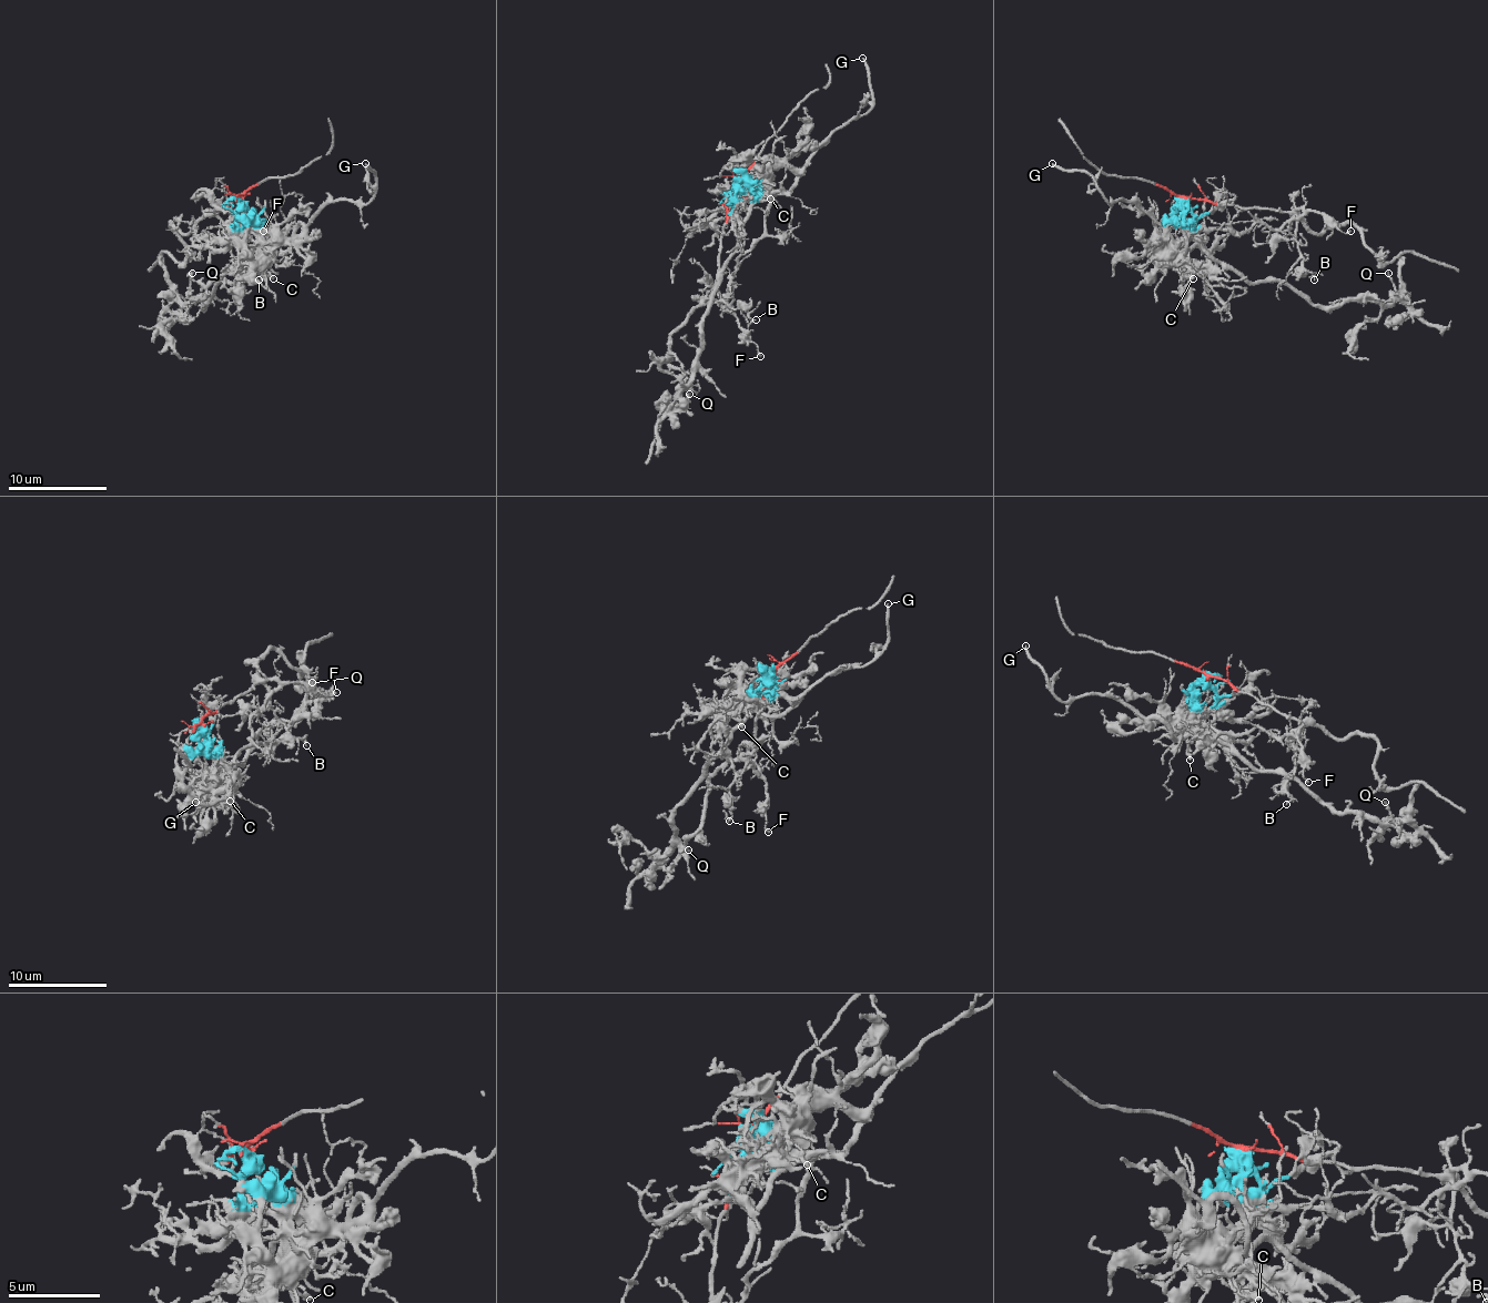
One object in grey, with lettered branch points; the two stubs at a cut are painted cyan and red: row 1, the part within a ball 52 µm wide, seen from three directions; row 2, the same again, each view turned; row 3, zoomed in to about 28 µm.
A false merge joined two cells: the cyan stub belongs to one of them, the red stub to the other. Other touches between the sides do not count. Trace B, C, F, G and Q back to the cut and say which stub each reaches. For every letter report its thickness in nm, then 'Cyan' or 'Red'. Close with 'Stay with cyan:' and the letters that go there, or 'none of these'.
B: Thickness 90 nm. Red
C: Thickness 260 nm. Cyan
F: Thickness 140 nm. Red
G: Thickness 200 nm. Cyan
Q: Thickness 170 nm. Cyan
Stay with cyan: C, G, Q

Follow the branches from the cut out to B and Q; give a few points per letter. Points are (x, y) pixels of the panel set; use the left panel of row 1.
B: (239, 199), (232, 199), (214, 213), (230, 250), (259, 280)
Q: (239, 199), (259, 235), (259, 250), (204, 306), (182, 302), (192, 272)

